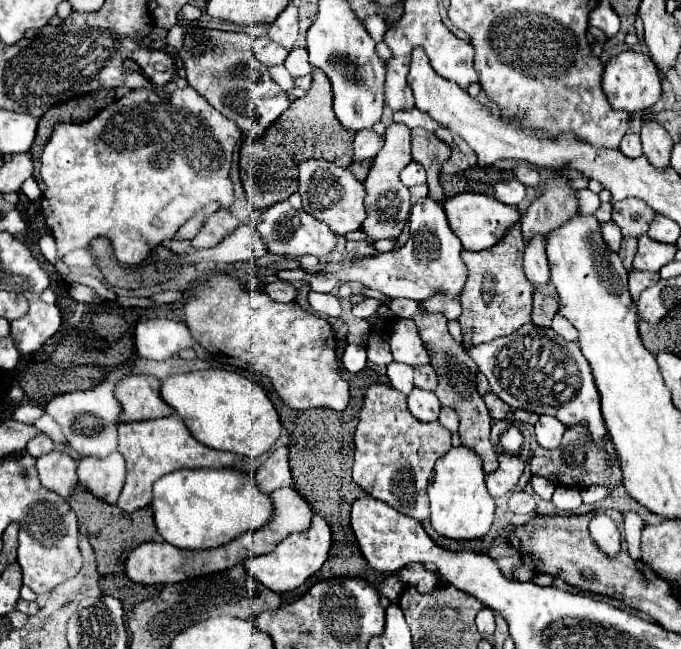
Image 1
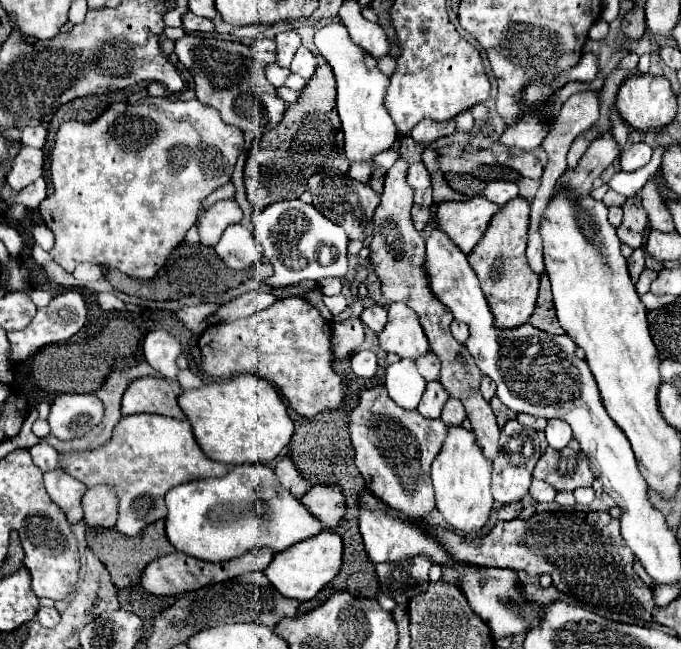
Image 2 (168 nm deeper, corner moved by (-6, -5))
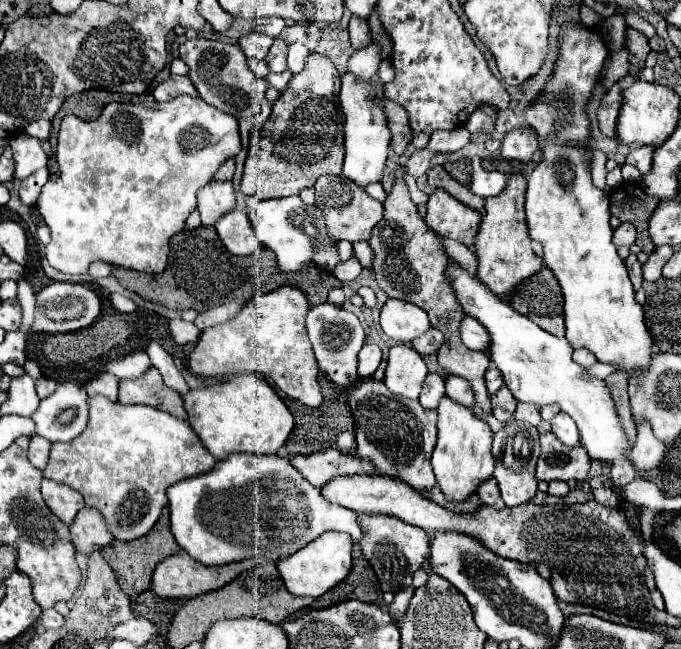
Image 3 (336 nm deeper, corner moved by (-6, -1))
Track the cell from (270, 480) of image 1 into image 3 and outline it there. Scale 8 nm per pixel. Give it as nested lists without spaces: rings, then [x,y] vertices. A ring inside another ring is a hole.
[[[324,449],[314,455],[290,455],[288,461],[314,487],[322,487],[324,483],[328,483],[332,477],[338,477],[338,475],[374,473],[374,467],[370,465],[370,461],[344,455],[336,449]]]

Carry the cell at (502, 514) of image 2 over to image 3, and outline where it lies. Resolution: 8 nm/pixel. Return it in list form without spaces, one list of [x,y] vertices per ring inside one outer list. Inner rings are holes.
[[[494,479],[486,481],[486,483],[478,489],[478,497],[482,499],[482,503],[484,503],[484,505],[490,505],[490,507],[494,507],[494,509],[498,509],[498,511],[506,509],[506,505],[504,505],[504,501],[502,501],[500,493],[498,493],[498,487],[496,487]]]

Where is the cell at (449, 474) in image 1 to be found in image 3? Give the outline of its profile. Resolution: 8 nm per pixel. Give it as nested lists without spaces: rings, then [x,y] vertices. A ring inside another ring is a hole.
[[[444,397],[438,405],[438,443],[432,453],[432,469],[438,487],[442,489],[444,497],[450,503],[468,501],[474,493],[478,493],[478,487],[492,477],[496,459],[490,447],[492,447],[492,431],[488,423],[478,419],[472,409],[462,407]]]

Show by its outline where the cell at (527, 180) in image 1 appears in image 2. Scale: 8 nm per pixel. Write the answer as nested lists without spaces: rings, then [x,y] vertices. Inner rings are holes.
[[[512,153],[506,163],[508,163],[508,167],[512,167],[514,171],[518,171],[524,177],[530,177],[530,179],[542,177],[544,167],[534,153]]]

